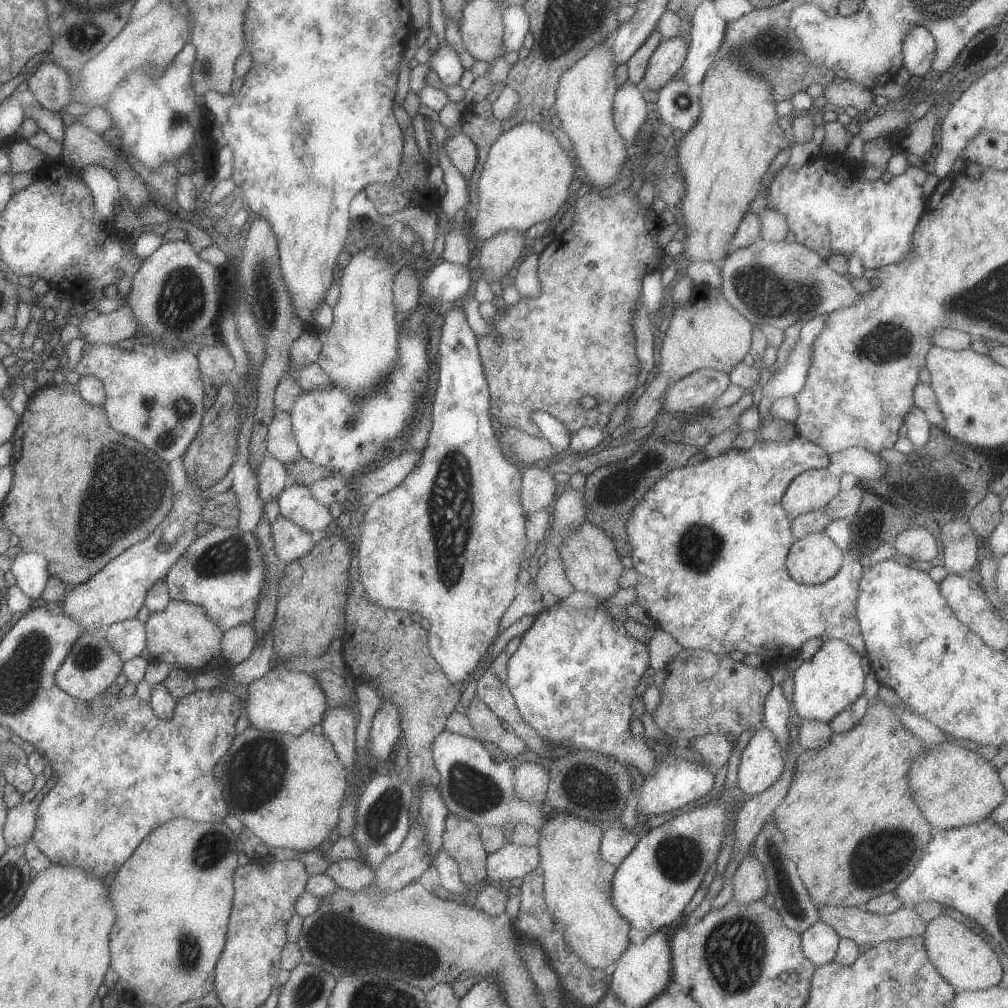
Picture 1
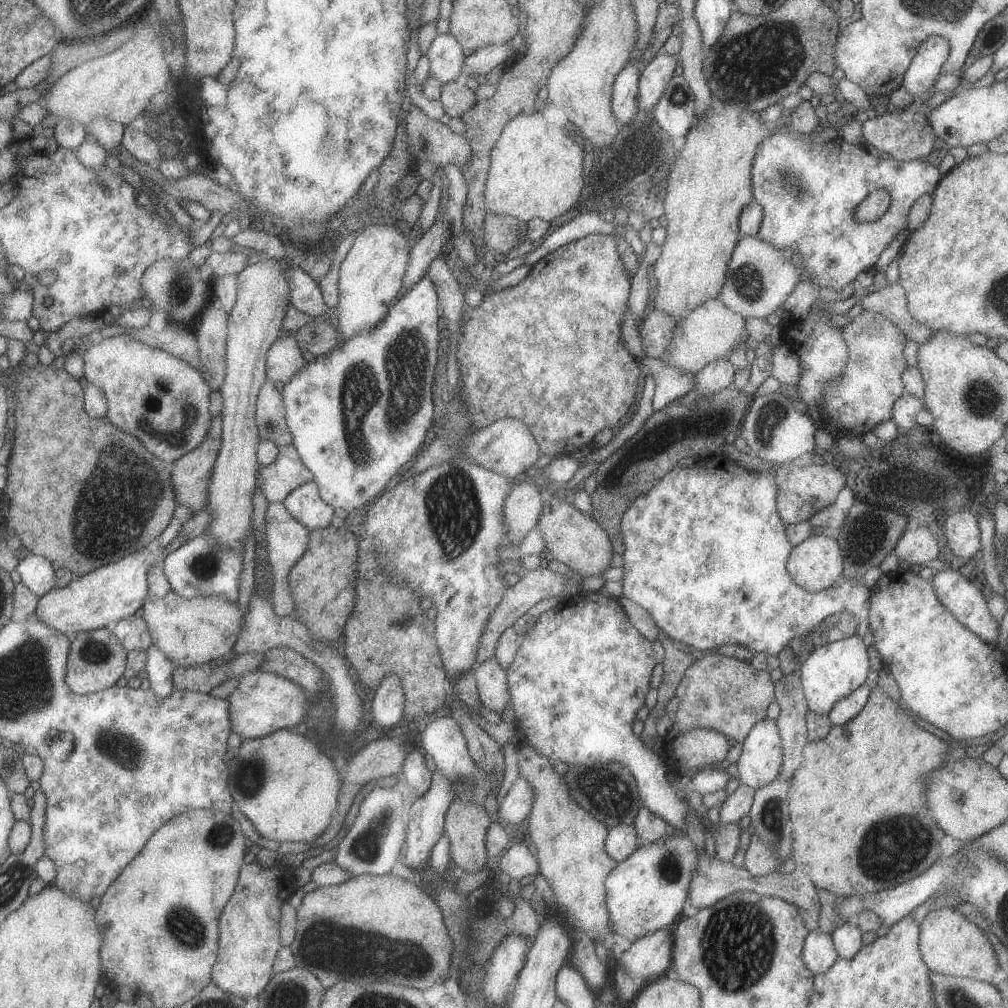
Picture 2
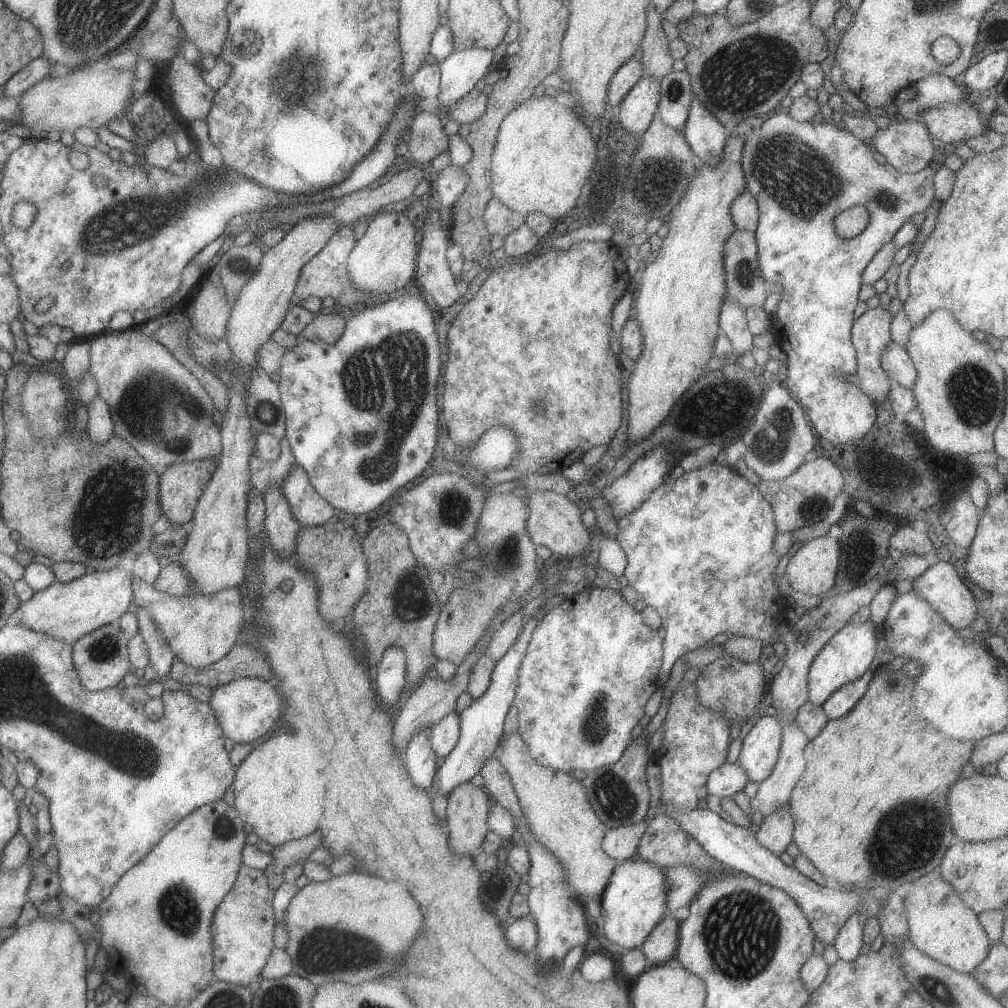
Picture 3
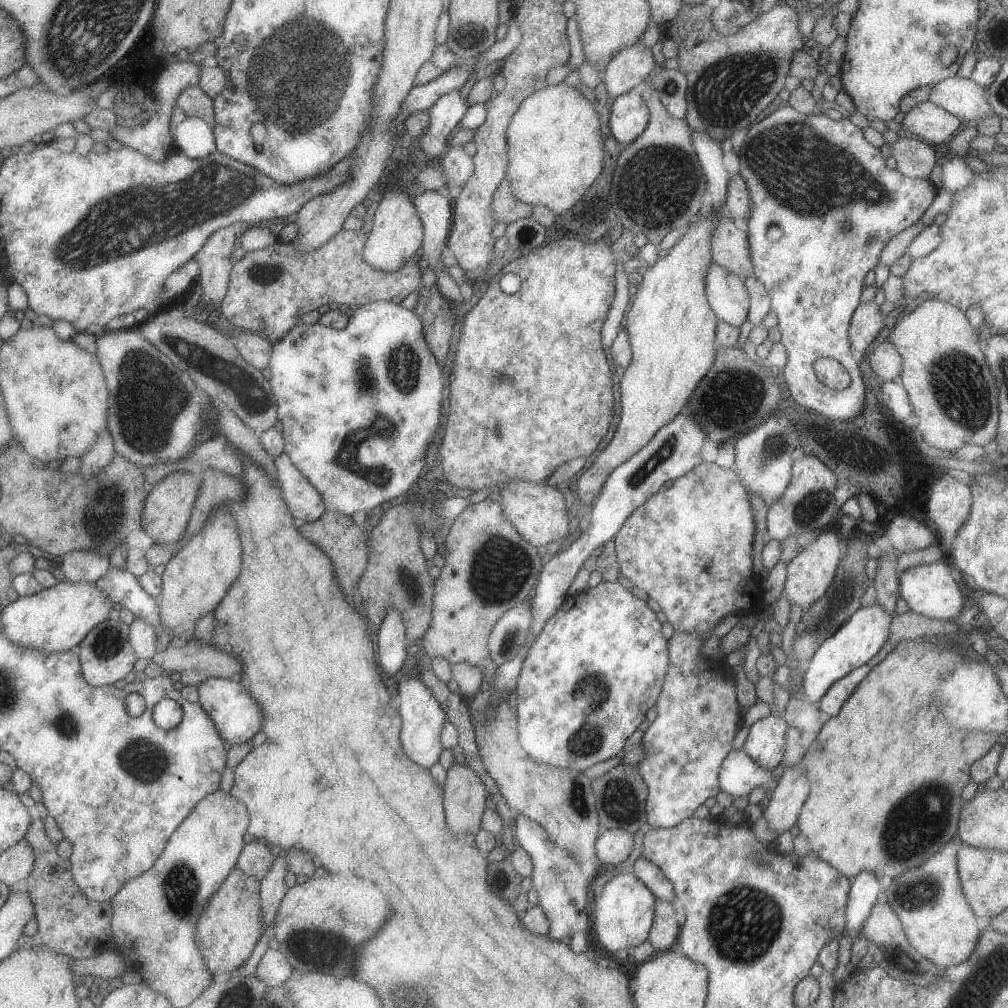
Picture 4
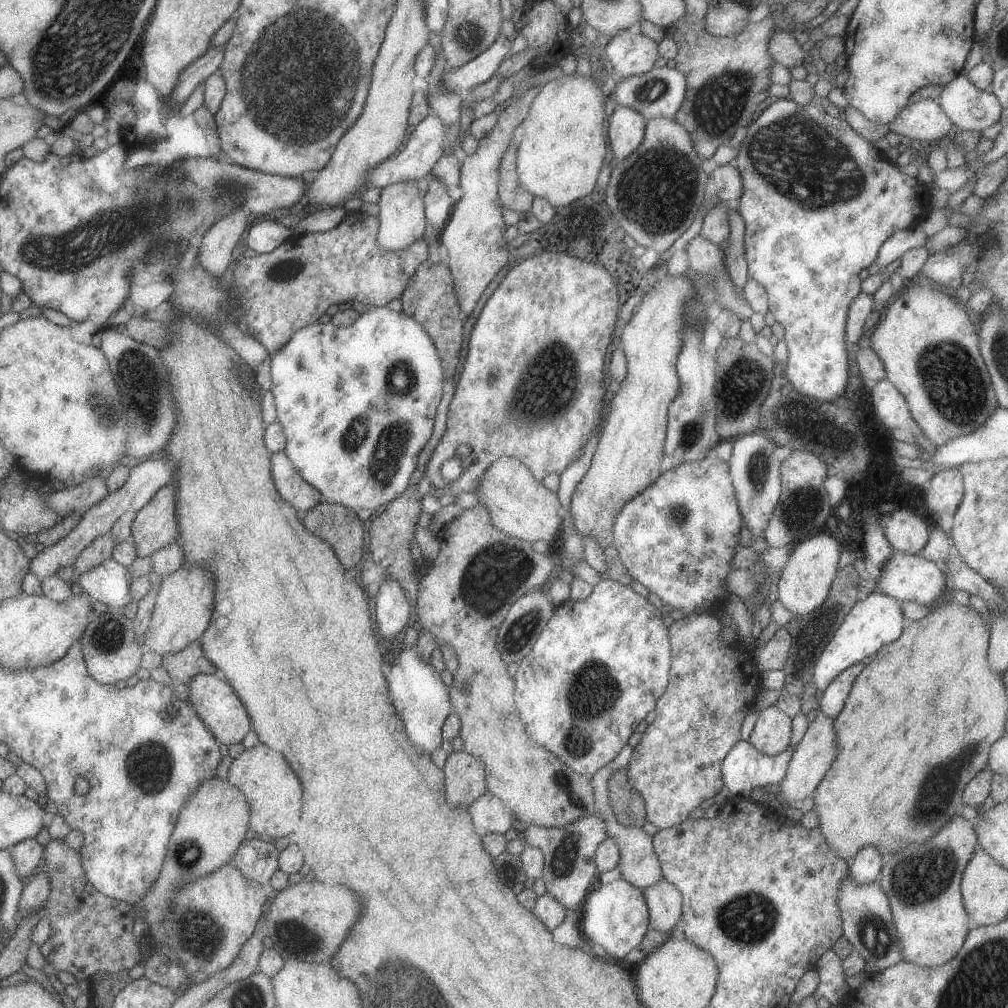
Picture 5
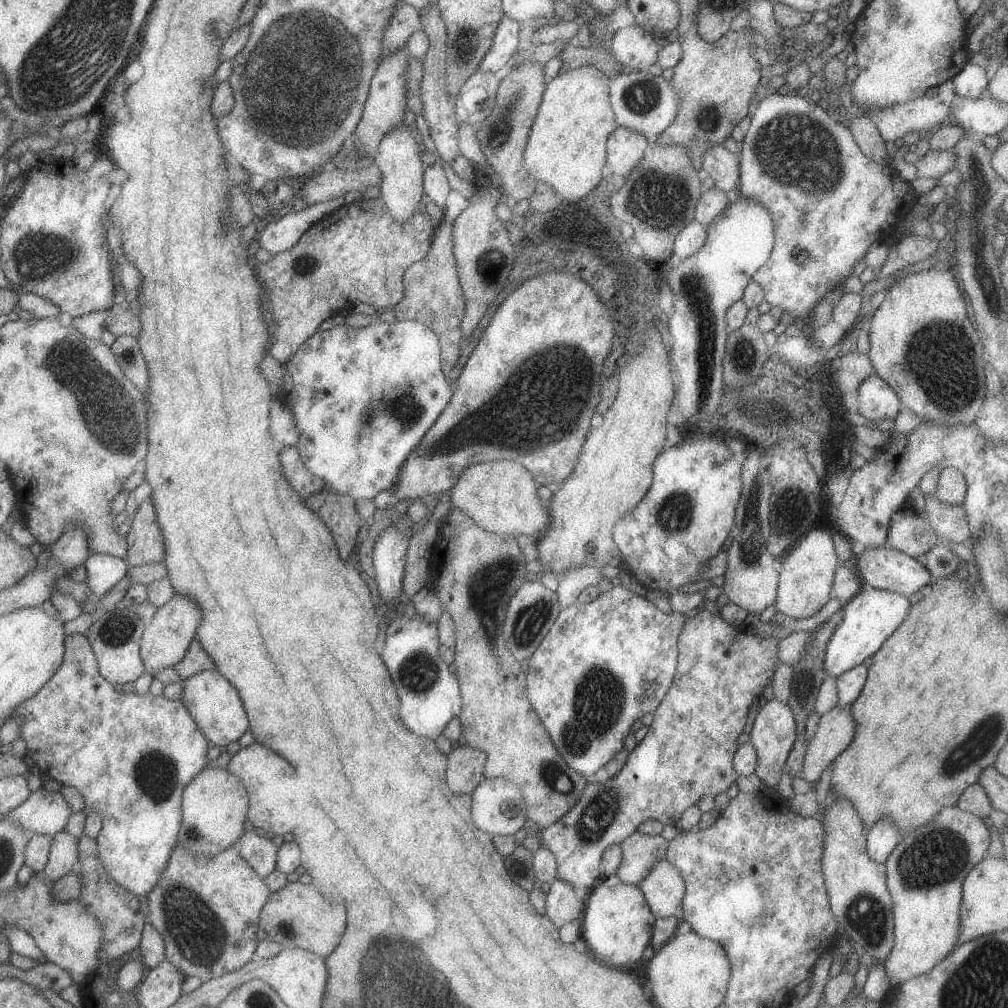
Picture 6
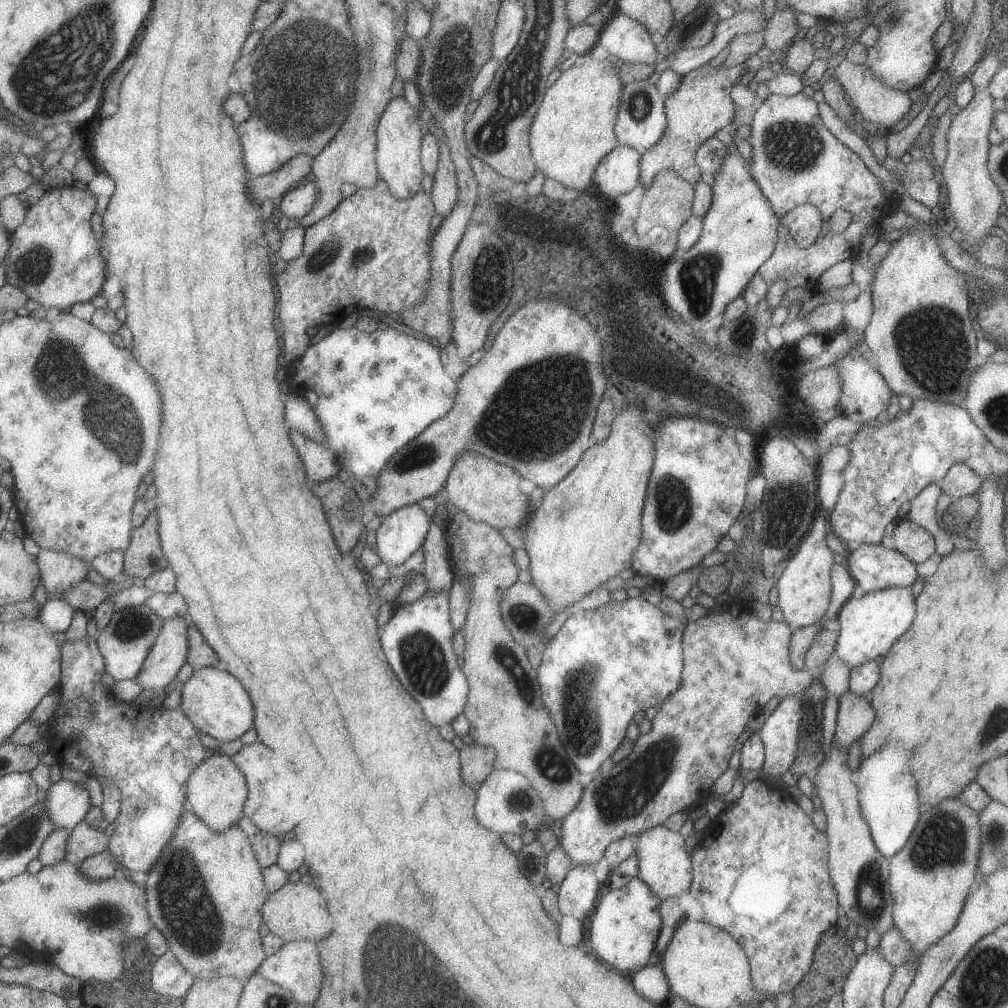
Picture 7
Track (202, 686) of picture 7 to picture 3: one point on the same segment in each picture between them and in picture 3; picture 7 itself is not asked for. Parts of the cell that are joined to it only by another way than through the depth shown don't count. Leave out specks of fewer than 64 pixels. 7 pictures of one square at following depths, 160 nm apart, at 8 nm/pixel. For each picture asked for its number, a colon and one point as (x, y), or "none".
3: (247, 708)
4: (237, 716)
5: (217, 704)
6: (218, 710)

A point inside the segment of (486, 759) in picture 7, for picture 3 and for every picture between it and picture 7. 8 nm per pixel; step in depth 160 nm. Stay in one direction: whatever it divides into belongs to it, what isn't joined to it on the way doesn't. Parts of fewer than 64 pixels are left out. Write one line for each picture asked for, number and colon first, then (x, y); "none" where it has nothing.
3: (467, 805)
4: (464, 793)
5: (465, 779)
6: (466, 765)

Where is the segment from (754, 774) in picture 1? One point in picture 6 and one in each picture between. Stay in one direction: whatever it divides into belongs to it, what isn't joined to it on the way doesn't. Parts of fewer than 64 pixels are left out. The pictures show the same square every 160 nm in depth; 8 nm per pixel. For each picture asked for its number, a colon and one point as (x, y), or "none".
2: (760, 762)
3: (760, 753)
4: (766, 743)
5: (771, 734)
6: (774, 732)

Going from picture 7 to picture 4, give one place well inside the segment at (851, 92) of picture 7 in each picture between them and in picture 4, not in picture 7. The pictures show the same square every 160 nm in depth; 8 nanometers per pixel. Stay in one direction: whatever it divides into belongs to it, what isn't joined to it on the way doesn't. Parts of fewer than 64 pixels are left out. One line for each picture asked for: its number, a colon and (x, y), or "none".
4: (929, 121)
5: (926, 120)
6: (922, 114)

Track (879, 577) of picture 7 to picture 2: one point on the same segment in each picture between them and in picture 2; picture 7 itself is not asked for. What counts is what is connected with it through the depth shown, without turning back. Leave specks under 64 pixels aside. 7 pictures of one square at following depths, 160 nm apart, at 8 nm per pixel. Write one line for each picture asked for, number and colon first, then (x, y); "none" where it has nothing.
2: (961, 597)
3: (940, 585)
4: (930, 589)
5: (906, 577)
6: (888, 568)

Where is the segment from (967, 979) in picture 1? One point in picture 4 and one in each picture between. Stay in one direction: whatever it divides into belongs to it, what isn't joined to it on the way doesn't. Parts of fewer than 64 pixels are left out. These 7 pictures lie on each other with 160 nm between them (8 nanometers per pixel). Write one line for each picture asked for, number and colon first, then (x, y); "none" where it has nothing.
2: (951, 944)
3: (940, 924)
4: (929, 900)

